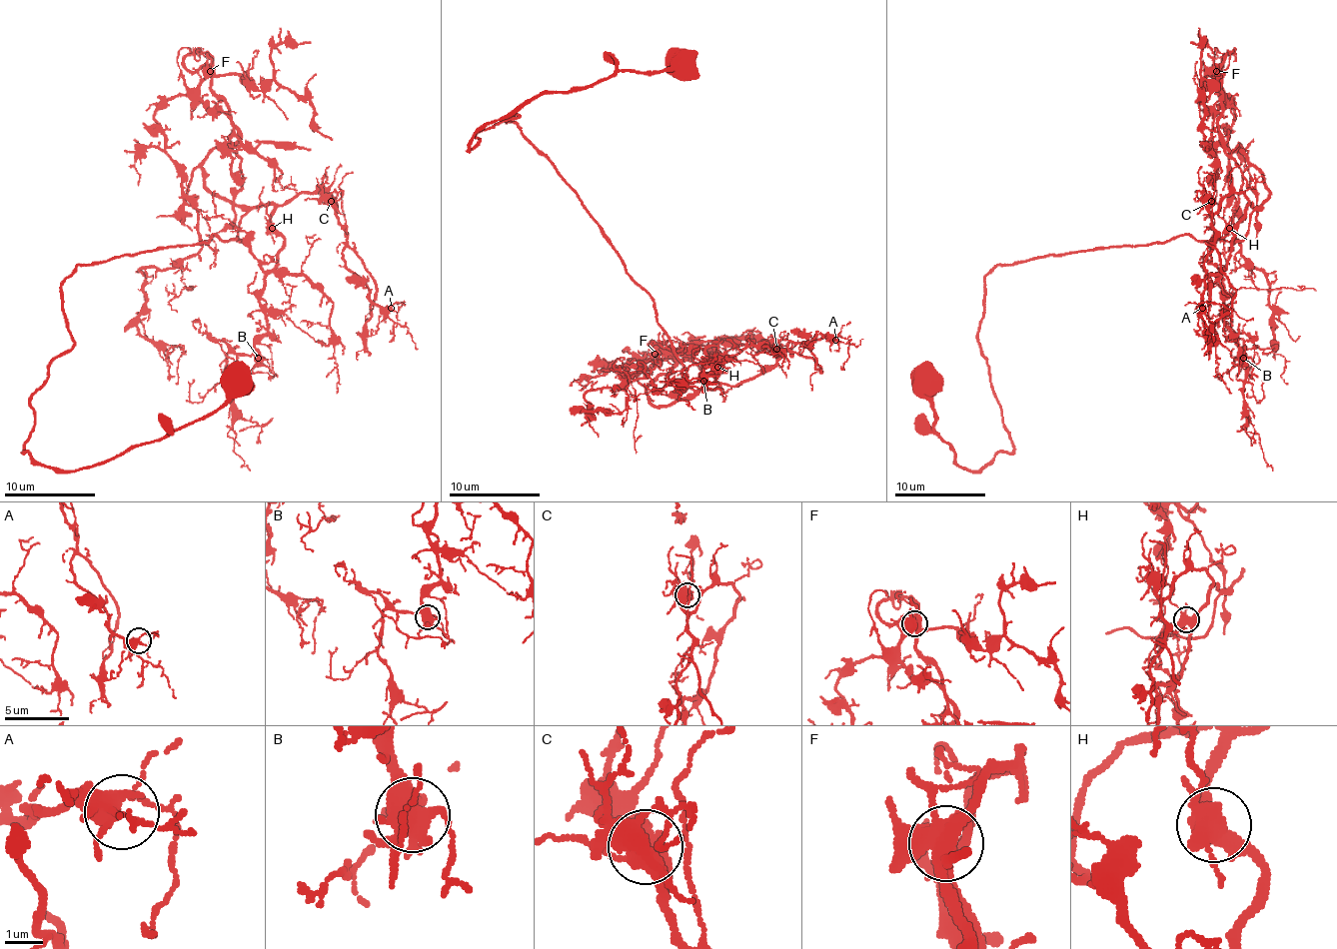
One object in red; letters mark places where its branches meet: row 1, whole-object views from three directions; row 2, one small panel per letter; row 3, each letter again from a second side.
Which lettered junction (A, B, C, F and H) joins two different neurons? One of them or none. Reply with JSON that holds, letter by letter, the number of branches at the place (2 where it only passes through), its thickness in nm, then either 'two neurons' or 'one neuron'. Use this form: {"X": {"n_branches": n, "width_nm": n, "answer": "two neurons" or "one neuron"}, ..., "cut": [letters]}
{"A": {"n_branches": 8, "width_nm": 380, "answer": "one neuron"}, "B": {"n_branches": 7, "width_nm": 480, "answer": "one neuron"}, "C": {"n_branches": 6, "width_nm": 500, "answer": "one neuron"}, "F": {"n_branches": 7, "width_nm": 550, "answer": "one neuron"}, "H": {"n_branches": 5, "width_nm": 500, "answer": "one neuron"}, "cut": []}

